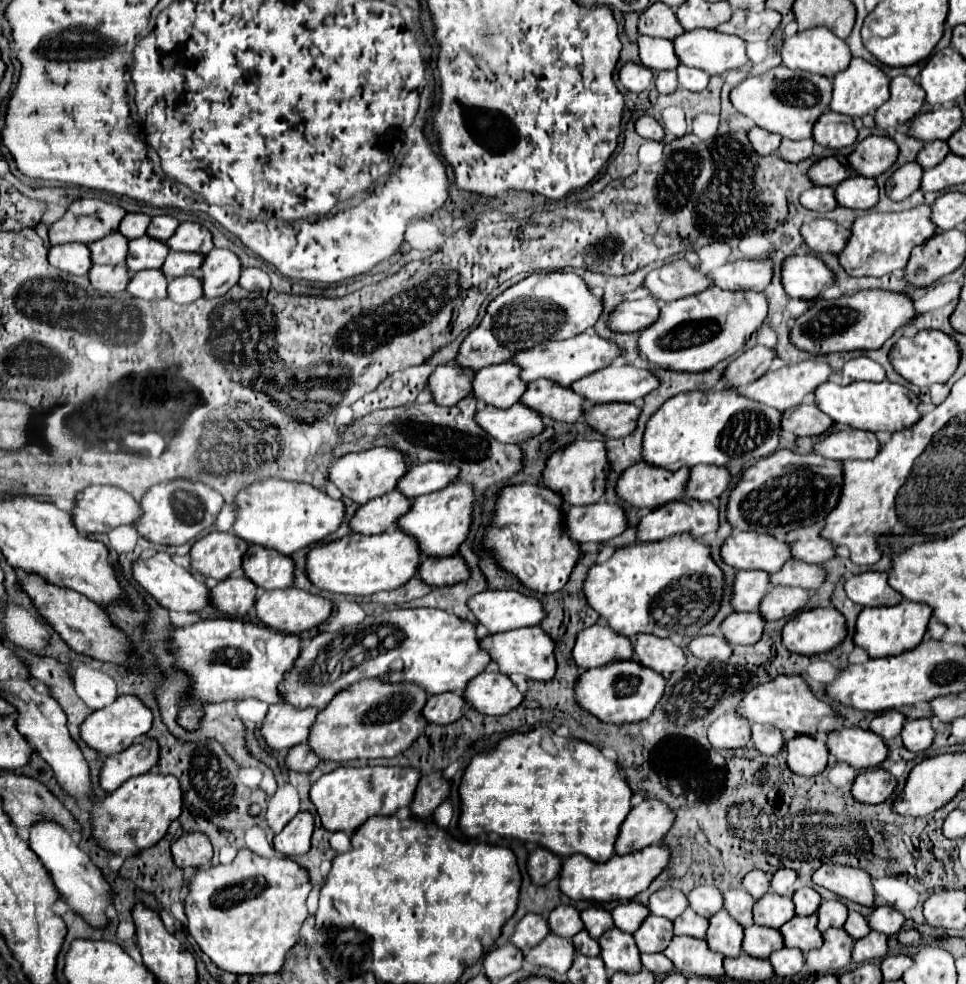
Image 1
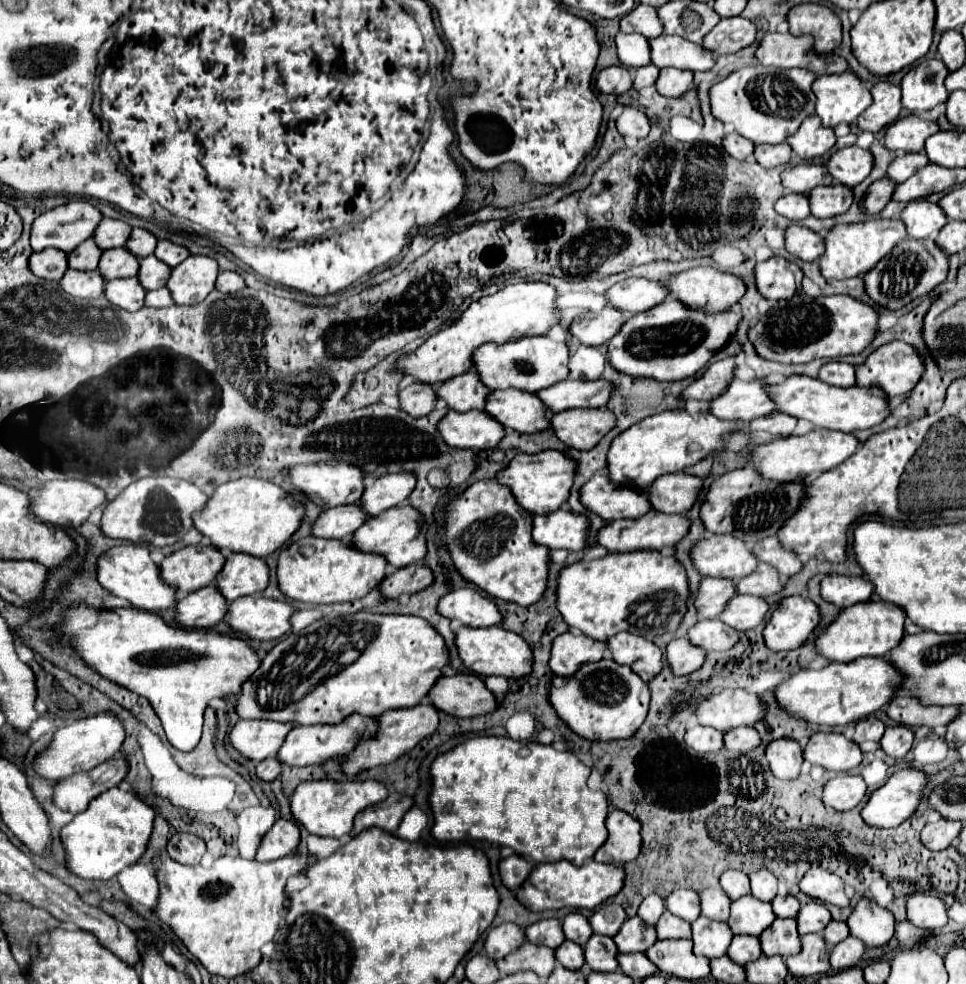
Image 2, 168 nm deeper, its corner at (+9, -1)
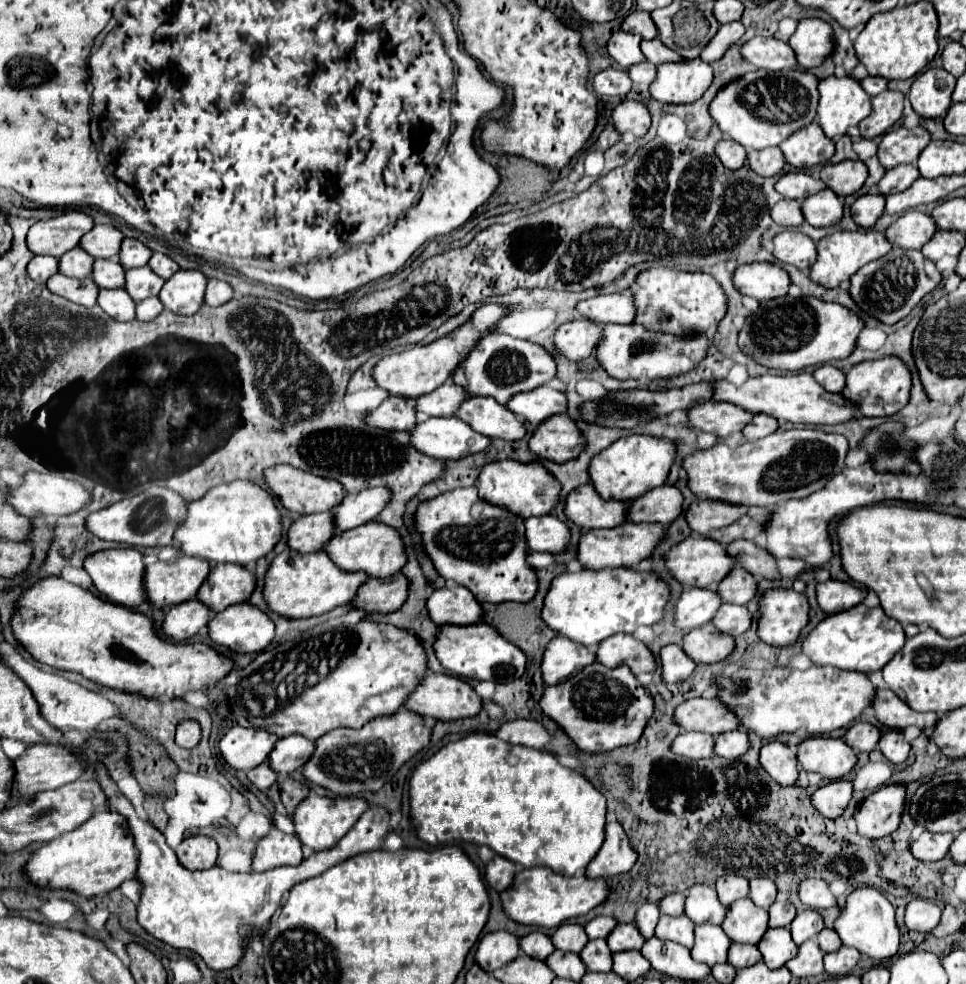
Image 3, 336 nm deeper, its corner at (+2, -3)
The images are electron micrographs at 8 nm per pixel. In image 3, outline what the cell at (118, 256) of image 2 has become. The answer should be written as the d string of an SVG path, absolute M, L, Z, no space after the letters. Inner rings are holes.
M96 259L94 261L94 281L98 287L116 289L124 285L126 269L118 265L116 259Z

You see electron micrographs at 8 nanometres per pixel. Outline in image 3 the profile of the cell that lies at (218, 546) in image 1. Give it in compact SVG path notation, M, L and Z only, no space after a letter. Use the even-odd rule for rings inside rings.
M178 557L148 565L144 575L148 601L154 601L156 607L190 601L210 569L208 561L200 561L200 557Z

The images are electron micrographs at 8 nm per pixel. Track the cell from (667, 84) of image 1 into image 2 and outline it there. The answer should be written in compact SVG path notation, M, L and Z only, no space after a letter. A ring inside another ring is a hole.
M653 65L637 67L637 69L635 69L633 87L635 87L635 89L641 89L641 87L647 87L647 85L653 85L653 83L657 81L657 75L659 75L659 69L653 67Z

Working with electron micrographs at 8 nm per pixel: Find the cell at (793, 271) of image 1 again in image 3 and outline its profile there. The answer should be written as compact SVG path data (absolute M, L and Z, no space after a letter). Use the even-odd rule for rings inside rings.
M750 263L738 265L734 273L734 285L742 295L758 301L770 301L788 295L792 281L788 273L774 263Z

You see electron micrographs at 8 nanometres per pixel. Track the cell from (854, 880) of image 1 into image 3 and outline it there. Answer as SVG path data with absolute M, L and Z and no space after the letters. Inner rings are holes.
M804 879L800 883L798 895L802 903L810 909L826 909L826 907L838 907L836 897L830 893L830 887L824 879Z

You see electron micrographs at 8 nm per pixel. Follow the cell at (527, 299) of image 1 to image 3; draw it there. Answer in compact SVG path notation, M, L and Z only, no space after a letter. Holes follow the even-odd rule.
M504 303L482 305L474 311L474 315L468 323L456 327L450 335L440 337L428 345L422 345L422 347L416 345L416 347L404 349L402 353L384 357L374 367L372 377L378 383L378 387L386 389L390 395L404 395L404 397L416 399L420 395L432 393L436 387L440 387L442 383L452 379L452 369L456 369L456 365L460 365L460 361L464 361L466 353L472 351L472 345L476 345L476 341L480 341L480 337L484 337L486 333L492 333L496 329L496 325L502 321L502 317L506 317L508 313L510 313L510 307Z

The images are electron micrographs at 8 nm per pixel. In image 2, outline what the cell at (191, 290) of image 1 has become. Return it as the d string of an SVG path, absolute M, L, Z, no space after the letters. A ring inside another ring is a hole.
M165 287L149 291L145 295L145 307L171 307L173 299L169 299L169 291L165 291Z

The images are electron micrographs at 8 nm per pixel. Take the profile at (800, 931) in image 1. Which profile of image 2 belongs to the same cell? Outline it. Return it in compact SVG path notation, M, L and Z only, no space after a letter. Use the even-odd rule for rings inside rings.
M775 919L773 925L769 925L761 935L761 949L763 955L781 955L789 957L795 955L801 945L797 935L797 921L795 919Z

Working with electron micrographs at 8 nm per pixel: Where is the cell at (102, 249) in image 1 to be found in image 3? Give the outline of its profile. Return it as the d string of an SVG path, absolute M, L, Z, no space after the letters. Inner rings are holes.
M76 247L72 251L68 251L66 255L60 257L60 273L64 273L66 277L90 277L92 275L92 257L88 257L88 253L84 253L84 249Z

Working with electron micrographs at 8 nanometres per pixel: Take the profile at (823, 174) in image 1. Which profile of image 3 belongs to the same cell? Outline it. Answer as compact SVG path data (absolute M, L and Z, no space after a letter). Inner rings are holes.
M790 171L782 175L776 183L778 193L782 193L788 199L796 199L796 201L804 201L808 195L814 195L822 191L824 187L826 185L818 177L812 177L804 171Z

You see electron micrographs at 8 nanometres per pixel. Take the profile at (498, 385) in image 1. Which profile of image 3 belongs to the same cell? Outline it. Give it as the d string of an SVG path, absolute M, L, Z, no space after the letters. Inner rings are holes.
M446 381L438 389L434 389L428 395L422 395L416 399L416 411L422 411L432 417L450 417L460 409L460 401L464 401L468 393L460 389L460 385L452 385L452 381Z

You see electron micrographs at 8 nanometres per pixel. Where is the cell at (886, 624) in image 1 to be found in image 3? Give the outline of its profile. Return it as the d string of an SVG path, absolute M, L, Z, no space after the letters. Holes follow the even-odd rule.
M856 605L852 609L828 615L802 643L804 655L808 655L816 665L832 665L846 671L874 673L882 669L902 647L906 635L898 621L892 621L880 607Z

